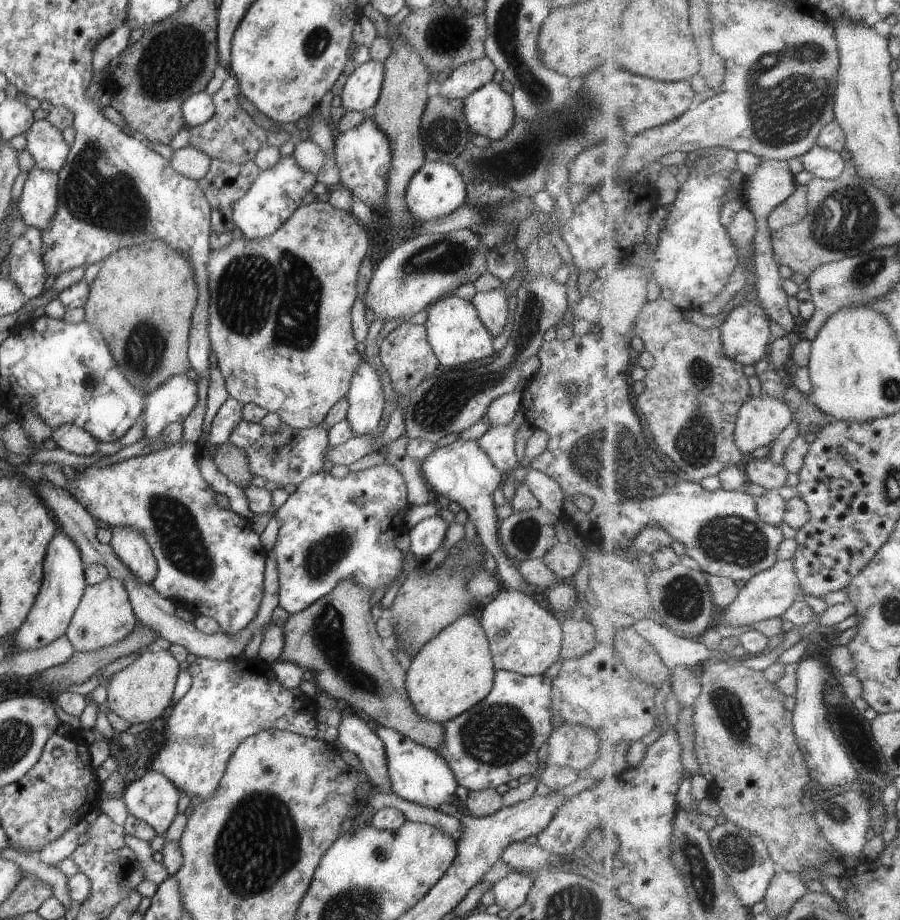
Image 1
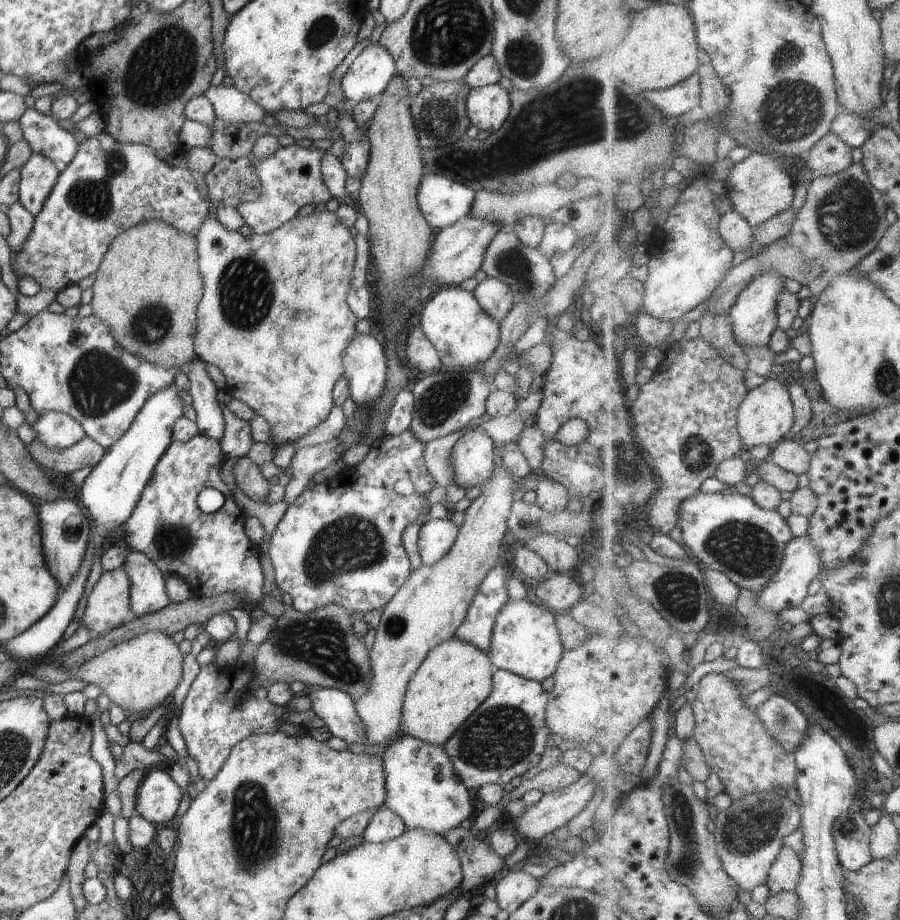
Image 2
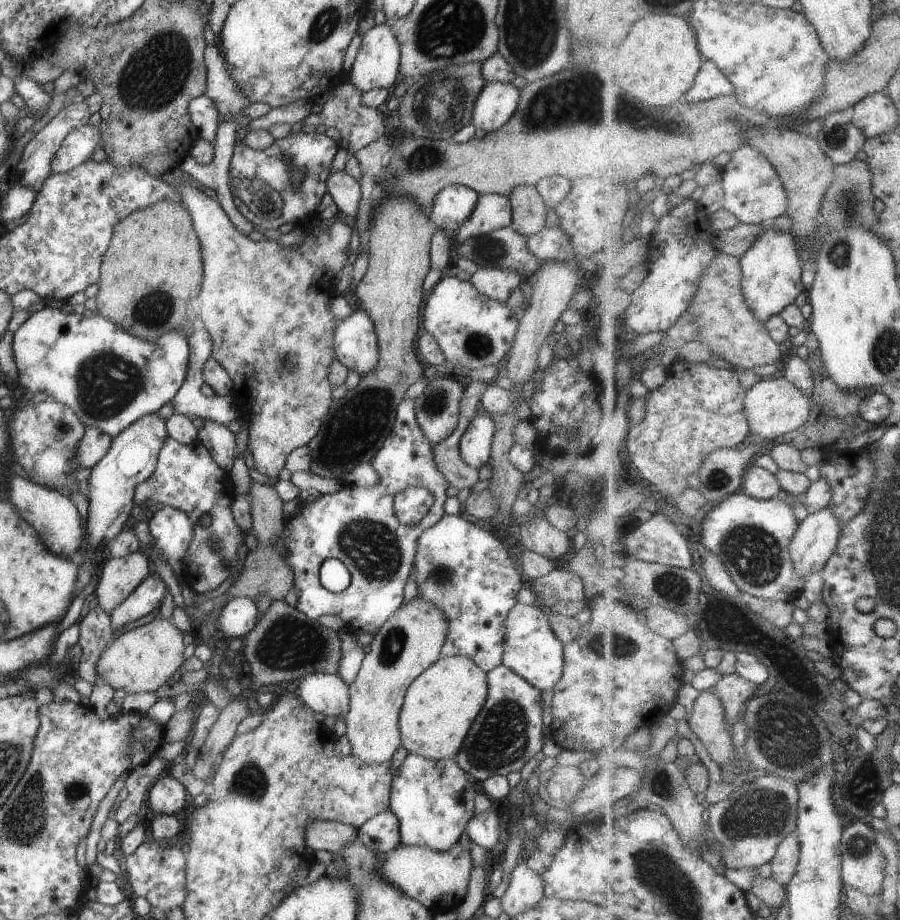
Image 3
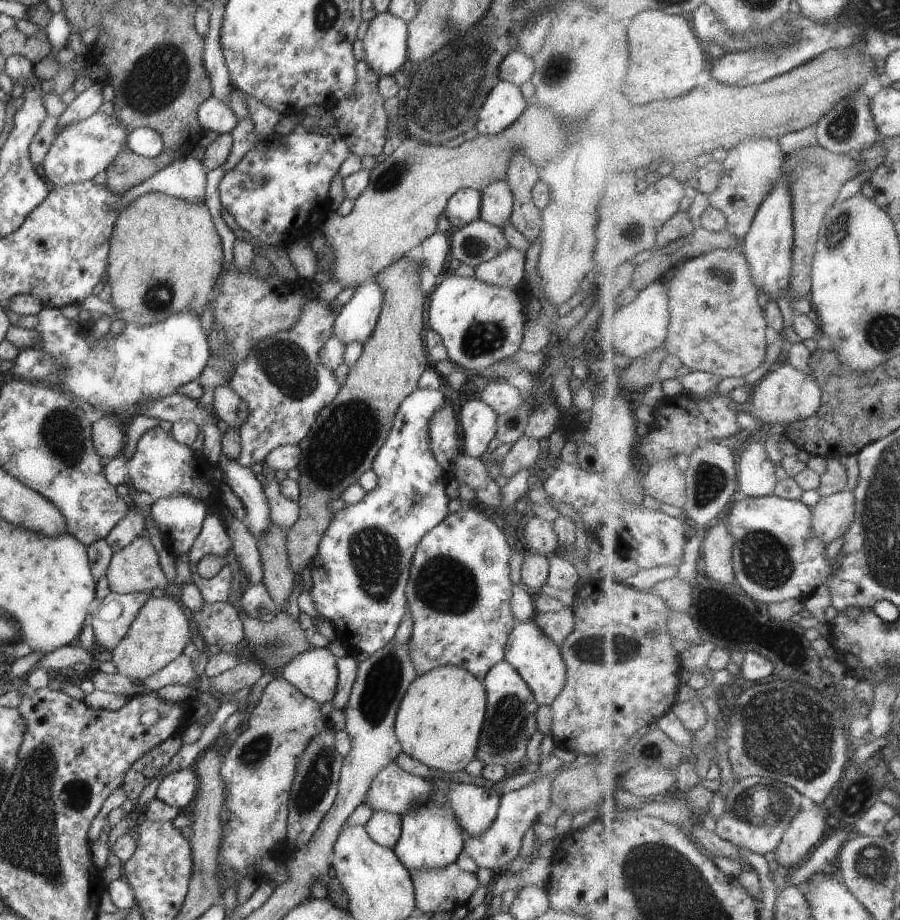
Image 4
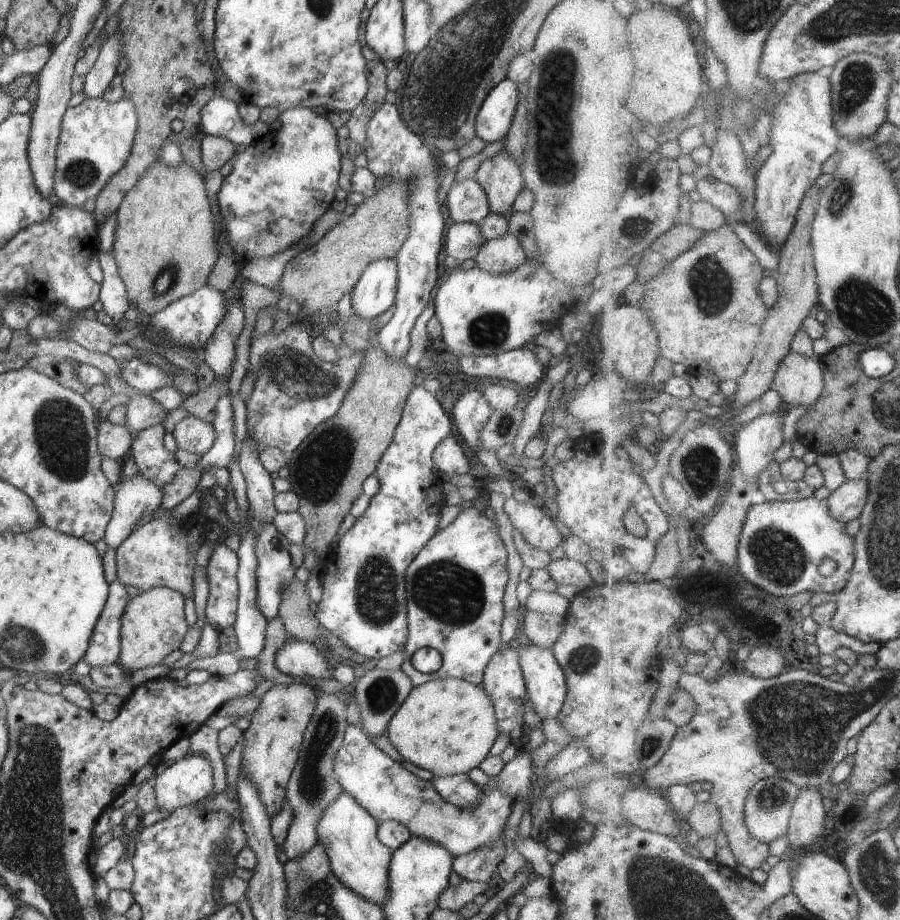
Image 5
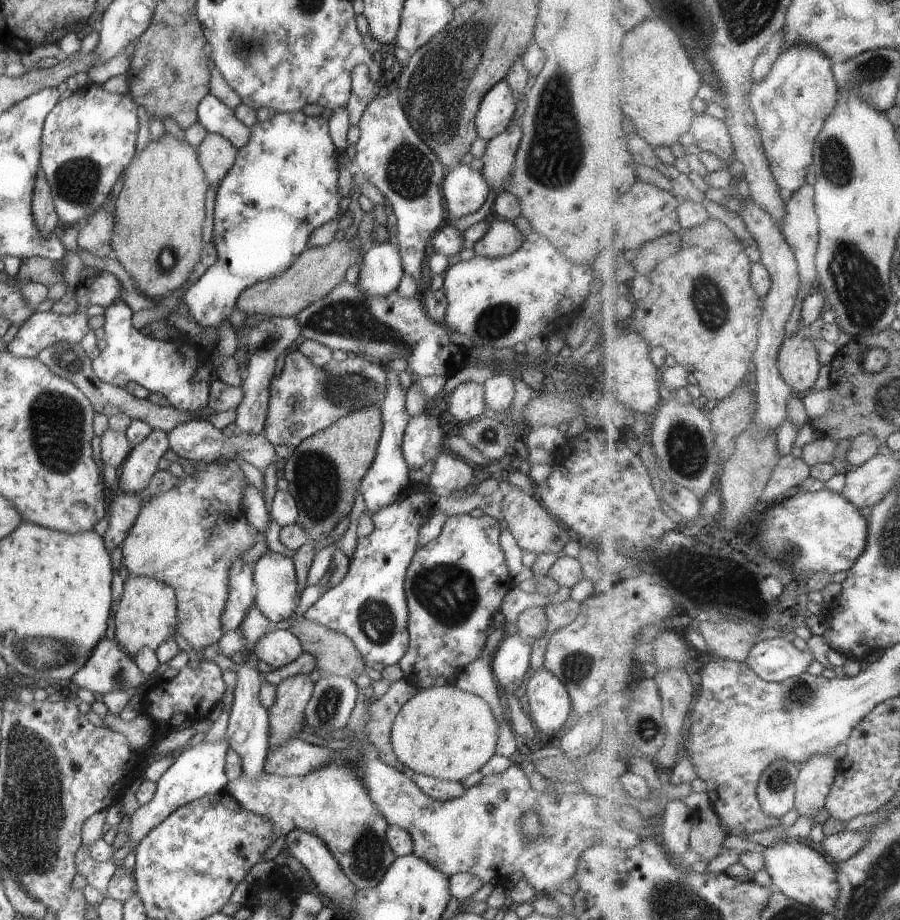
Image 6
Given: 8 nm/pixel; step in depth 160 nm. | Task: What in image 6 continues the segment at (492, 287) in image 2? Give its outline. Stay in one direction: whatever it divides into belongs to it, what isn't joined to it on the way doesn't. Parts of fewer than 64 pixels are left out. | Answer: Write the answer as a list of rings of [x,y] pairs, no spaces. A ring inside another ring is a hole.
[[[493,216],[489,224],[486,234],[471,246],[475,255],[499,258],[519,248],[523,236],[511,220]]]

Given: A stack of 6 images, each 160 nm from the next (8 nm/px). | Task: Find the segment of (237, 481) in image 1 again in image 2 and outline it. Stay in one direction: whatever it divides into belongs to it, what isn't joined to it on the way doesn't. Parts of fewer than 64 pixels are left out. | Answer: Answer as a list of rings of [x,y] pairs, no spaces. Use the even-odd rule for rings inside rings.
[[[246,455],[235,460],[232,473],[236,486],[245,496],[255,502],[264,502],[268,493],[269,482],[261,475],[259,467],[251,462]]]

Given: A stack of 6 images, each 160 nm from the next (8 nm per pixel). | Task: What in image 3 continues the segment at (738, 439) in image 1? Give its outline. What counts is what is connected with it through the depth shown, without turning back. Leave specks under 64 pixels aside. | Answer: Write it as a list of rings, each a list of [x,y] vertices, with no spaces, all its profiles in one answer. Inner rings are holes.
[[[782,372],[773,376],[771,380],[762,378],[746,392],[746,416],[750,422],[751,434],[759,434],[766,444],[780,441],[782,436],[803,428],[809,420],[811,405],[814,398],[808,397],[791,381],[782,375]]]

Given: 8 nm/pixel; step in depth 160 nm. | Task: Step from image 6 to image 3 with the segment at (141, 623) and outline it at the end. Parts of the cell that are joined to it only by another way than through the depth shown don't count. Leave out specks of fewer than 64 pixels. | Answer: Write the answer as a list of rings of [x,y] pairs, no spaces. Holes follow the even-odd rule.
[[[152,620],[145,625],[125,631],[113,639],[99,655],[94,673],[101,676],[113,690],[124,690],[127,694],[155,692],[162,684],[169,684],[173,674],[178,673],[183,662],[181,633],[168,620]]]

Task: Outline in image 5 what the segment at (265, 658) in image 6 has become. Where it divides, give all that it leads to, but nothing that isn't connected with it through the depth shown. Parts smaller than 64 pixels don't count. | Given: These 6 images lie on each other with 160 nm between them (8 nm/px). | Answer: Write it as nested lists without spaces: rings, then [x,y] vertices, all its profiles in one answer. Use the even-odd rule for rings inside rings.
[[[311,641],[284,642],[274,656],[279,672],[305,685],[309,677],[331,679],[324,654]]]

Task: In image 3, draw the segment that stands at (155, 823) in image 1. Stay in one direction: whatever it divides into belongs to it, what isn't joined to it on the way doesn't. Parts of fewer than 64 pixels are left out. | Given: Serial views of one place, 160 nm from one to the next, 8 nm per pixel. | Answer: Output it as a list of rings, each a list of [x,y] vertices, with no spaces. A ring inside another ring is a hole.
[[[170,775],[156,778],[150,786],[147,802],[153,812],[171,815],[189,806],[189,798],[185,788]]]

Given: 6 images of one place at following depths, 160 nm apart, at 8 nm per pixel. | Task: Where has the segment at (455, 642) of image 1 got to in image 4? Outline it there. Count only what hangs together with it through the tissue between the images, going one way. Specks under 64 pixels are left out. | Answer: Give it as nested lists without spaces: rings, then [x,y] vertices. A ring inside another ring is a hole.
[[[443,665],[416,676],[399,703],[394,733],[400,750],[441,772],[459,772],[474,758],[486,711],[483,683],[464,668]]]

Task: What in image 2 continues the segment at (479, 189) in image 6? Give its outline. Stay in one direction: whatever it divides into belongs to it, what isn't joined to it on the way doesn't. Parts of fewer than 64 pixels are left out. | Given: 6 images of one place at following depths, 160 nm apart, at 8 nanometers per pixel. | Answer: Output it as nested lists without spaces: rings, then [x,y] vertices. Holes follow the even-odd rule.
[[[424,173],[416,190],[423,218],[435,231],[465,217],[475,191],[435,173]]]

